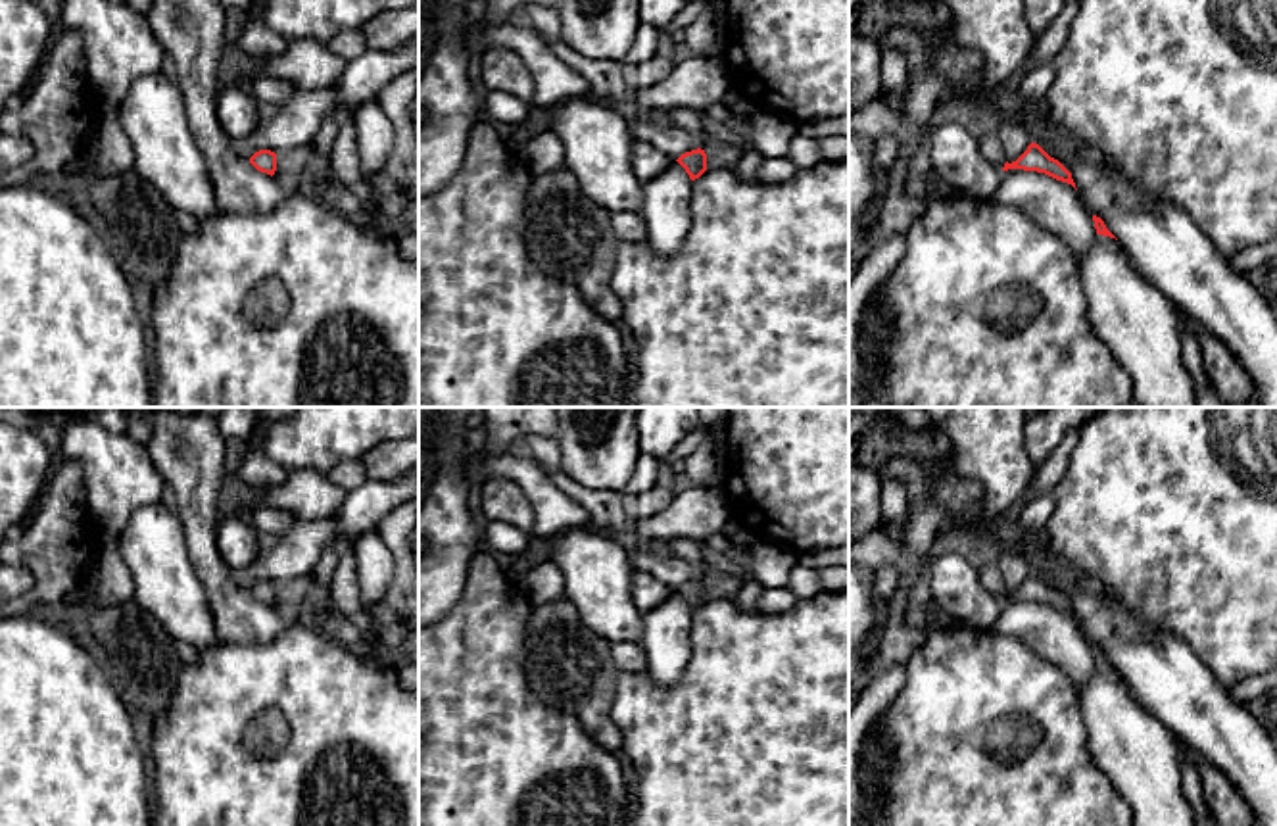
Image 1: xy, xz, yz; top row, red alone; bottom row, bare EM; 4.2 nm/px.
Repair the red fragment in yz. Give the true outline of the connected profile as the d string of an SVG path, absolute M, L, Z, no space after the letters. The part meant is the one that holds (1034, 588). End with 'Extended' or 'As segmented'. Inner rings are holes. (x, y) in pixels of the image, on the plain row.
M1031 572L1027 580L1012 594L1004 594L1002 601L1024 599L1045 603L1056 611L1068 613L1075 619L1072 603L1054 588L1050 588L1039 574Z. As segmented

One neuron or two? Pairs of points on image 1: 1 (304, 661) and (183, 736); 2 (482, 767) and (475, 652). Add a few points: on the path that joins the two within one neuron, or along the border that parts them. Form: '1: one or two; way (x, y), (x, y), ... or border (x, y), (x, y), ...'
1: one; way (273, 684), (221, 736), (214, 736)
2: one; way (475, 738), (475, 680)

